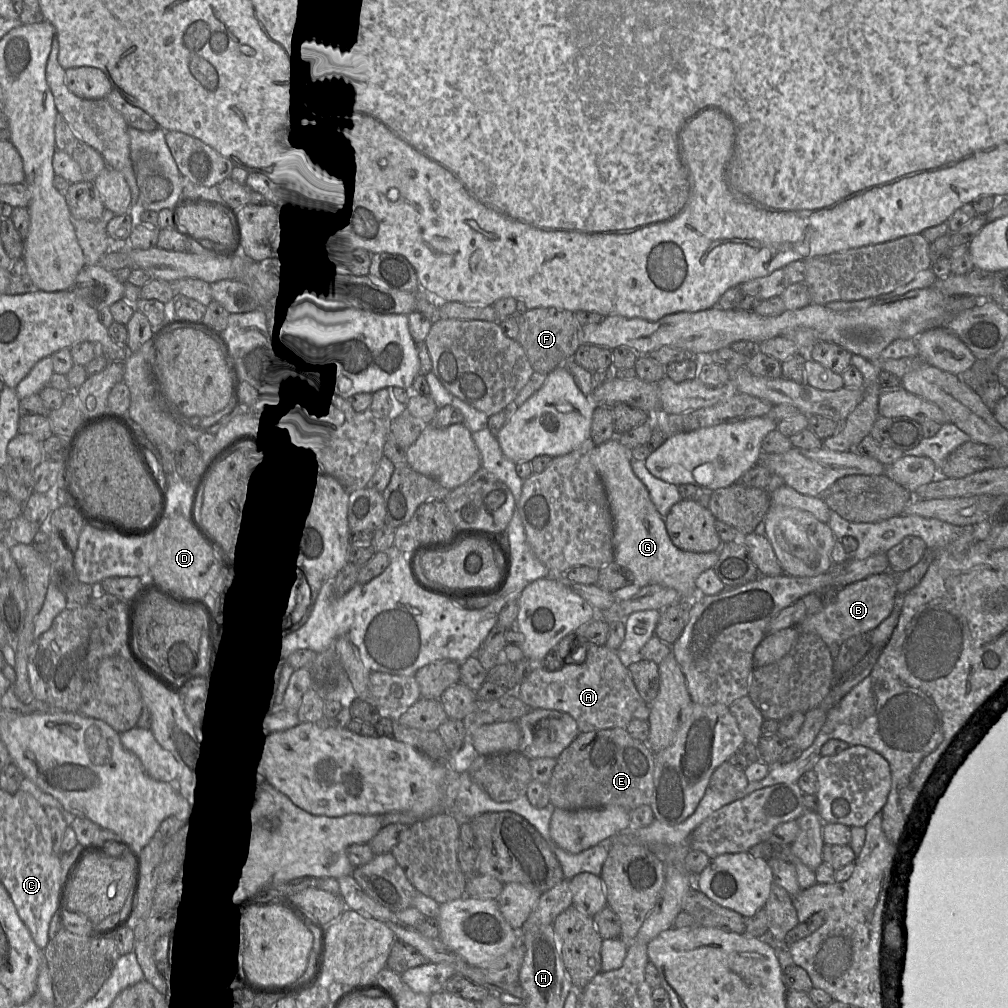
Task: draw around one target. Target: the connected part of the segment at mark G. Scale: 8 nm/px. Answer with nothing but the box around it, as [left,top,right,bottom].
[591,437,719,600]

